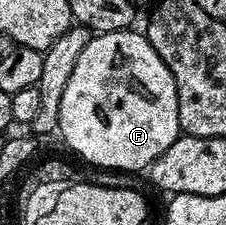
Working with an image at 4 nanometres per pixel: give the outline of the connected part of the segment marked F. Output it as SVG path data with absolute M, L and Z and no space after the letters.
M121 29L91 36L88 47L84 47L80 59L76 59L76 67L72 67L72 75L68 75L64 99L60 99L60 137L66 140L72 152L102 169L145 170L157 157L164 155L180 135L178 96L172 71L164 67L164 59L156 55L149 39L141 32L134 32Z

